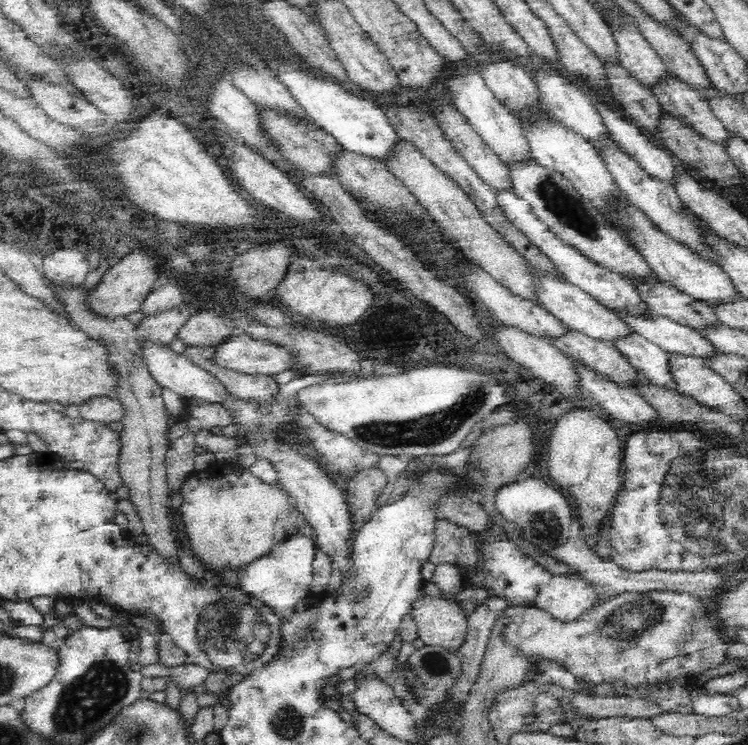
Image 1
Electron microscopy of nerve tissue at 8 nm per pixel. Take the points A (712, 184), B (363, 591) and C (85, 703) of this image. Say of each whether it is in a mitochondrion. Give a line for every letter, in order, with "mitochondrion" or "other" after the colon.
A: other
B: mitochondrion
C: mitochondrion

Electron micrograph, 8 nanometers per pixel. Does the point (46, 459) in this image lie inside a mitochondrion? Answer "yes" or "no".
no

